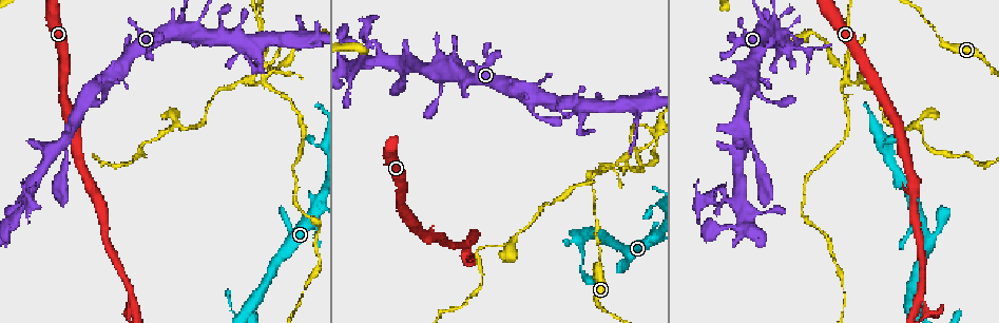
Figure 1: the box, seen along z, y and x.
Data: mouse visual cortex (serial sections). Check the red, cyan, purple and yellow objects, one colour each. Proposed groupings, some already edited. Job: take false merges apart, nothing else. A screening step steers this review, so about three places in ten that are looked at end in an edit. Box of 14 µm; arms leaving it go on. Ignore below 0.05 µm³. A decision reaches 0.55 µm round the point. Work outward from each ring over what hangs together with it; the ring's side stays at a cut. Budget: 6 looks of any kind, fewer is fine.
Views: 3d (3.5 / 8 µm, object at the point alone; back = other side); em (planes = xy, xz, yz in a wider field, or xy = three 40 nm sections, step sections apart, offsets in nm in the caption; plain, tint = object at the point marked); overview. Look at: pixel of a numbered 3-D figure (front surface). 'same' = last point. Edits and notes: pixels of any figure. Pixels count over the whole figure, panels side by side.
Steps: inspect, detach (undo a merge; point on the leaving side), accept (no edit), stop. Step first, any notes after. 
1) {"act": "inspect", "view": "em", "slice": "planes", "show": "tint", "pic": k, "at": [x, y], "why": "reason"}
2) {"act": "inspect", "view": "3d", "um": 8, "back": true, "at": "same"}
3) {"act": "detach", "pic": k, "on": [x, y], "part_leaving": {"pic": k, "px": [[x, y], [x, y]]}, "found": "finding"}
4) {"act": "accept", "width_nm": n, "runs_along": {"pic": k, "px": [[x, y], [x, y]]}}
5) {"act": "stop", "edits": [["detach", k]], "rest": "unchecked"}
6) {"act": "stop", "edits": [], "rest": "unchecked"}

{"act": "inspect", "view": "3d", "um": 8, "pic": 1, "at": [402, 69], "why": "abrupt turn"}

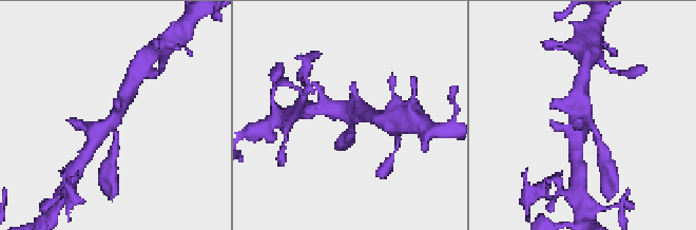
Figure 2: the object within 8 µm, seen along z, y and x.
{"act": "inspect", "view": "3d", "um": 3.5, "pic": 2, "at": [111, 125], "why": "zoom in"}

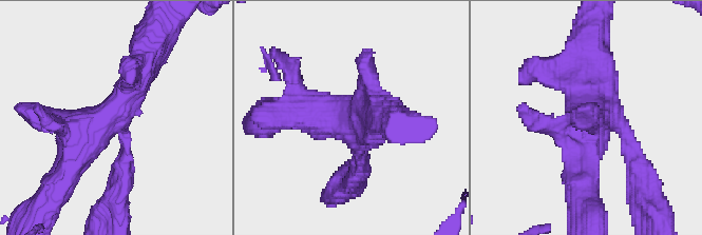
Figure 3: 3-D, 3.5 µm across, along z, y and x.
{"act": "accept", "runs_along": {"pic": 3, "px": [[150, 46], [75, 159]]}, "found": "continuous, no second cell"}

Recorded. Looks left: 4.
{"act": "inspect", "view": "3d", "um": 3.5, "pic": 1, "at": [361, 62], "why": "a narrow waist"}

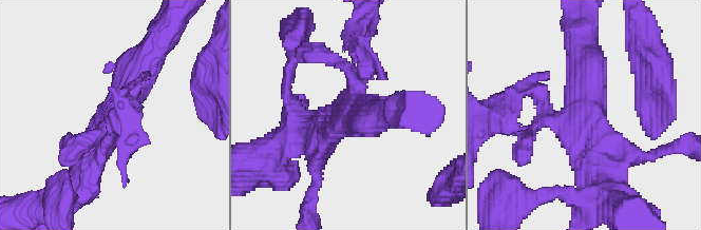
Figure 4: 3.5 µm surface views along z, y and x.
{"act": "inspect", "view": "em", "slice": "xy", "step": 5, "show": "tint", "pic": 4, "at": [349, 116], "why": "need the tissue"}

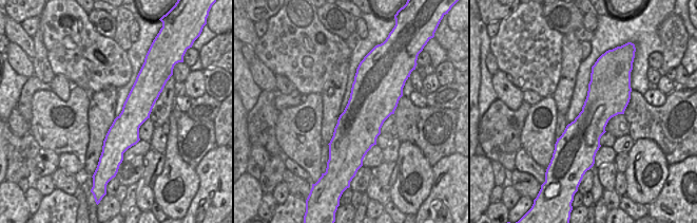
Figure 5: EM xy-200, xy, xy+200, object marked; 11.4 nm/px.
{"act": "detach", "pic": 4, "on": [366, 41], "arms": 4, "found": "two cells meet here"}

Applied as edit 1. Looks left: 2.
{"act": "inspect", "view": "3d", "um": 8, "pic": 1, "at": [468, 241], "why": "abrupt turn"}

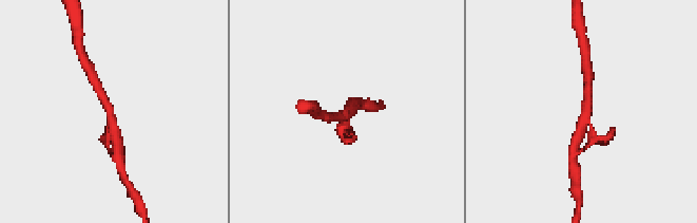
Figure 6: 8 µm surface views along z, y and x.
{"act": "inspect", "view": "em", "slice": "xy", "step": 1, "show": "tint", "pic": 6, "at": [111, 115], "why": "need the tissue"}

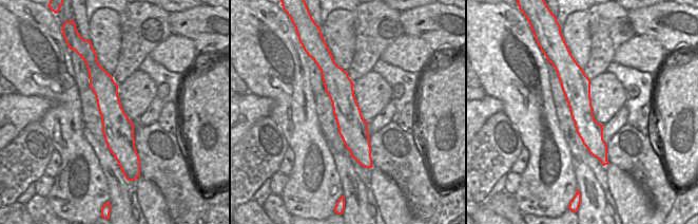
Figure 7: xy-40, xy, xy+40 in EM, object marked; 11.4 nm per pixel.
{"act": "detach", "pic": 6, "on": [602, 141], "arm_widths_nm": [150, 300, 350], "found": "two cells meet here"}

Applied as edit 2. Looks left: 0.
{"act": "stop", "edits": [["detach", 4], ["detach", 6]], "rest": "unchecked"}

